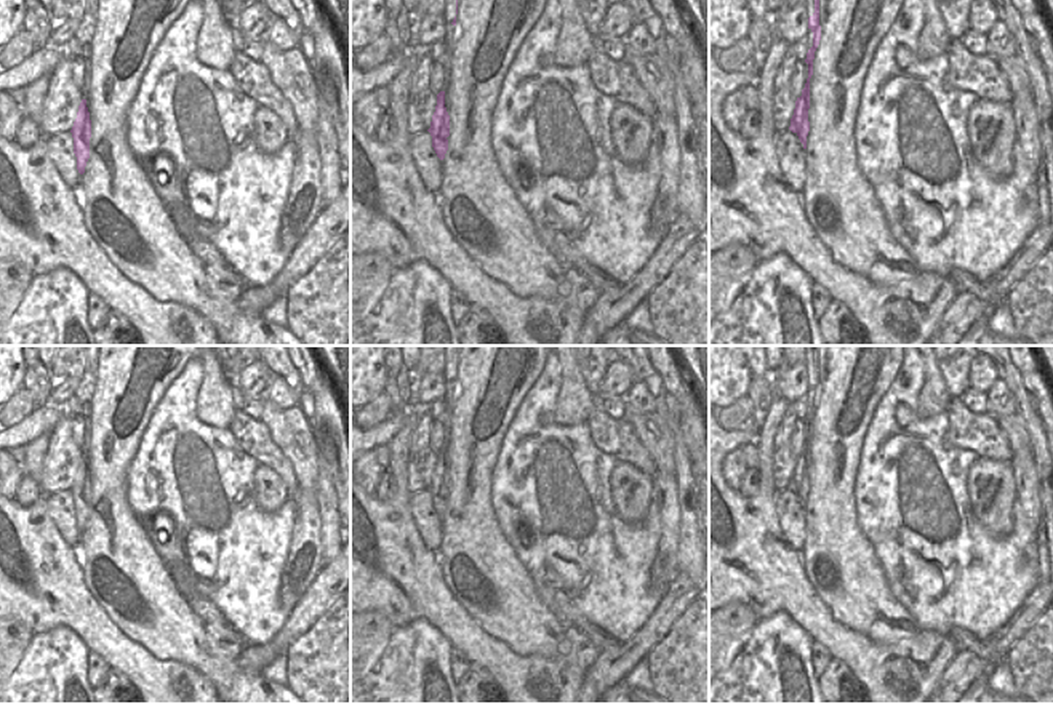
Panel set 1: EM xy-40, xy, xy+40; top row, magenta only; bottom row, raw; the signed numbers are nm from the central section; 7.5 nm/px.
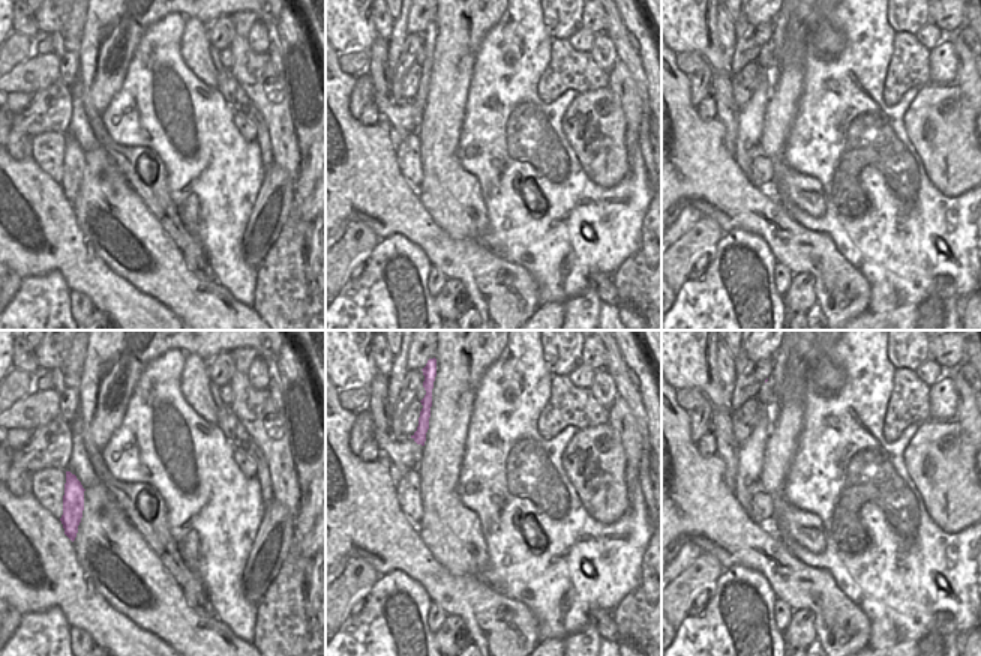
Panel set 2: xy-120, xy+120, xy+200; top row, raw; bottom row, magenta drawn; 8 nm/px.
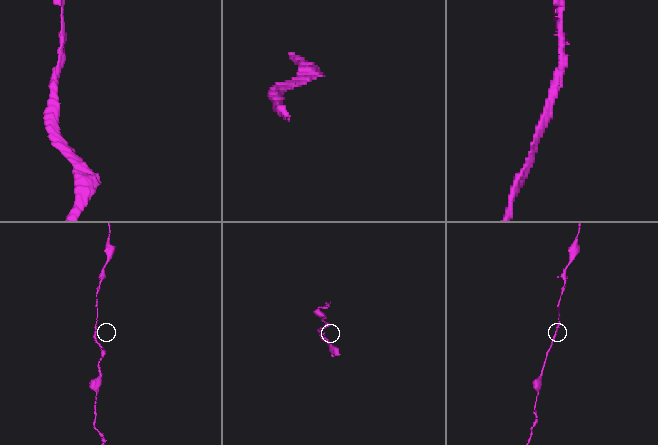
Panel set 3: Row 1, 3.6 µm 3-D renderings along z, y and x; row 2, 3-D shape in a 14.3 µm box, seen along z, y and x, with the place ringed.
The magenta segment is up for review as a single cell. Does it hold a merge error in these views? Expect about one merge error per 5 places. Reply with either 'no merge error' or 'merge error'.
no merge error

